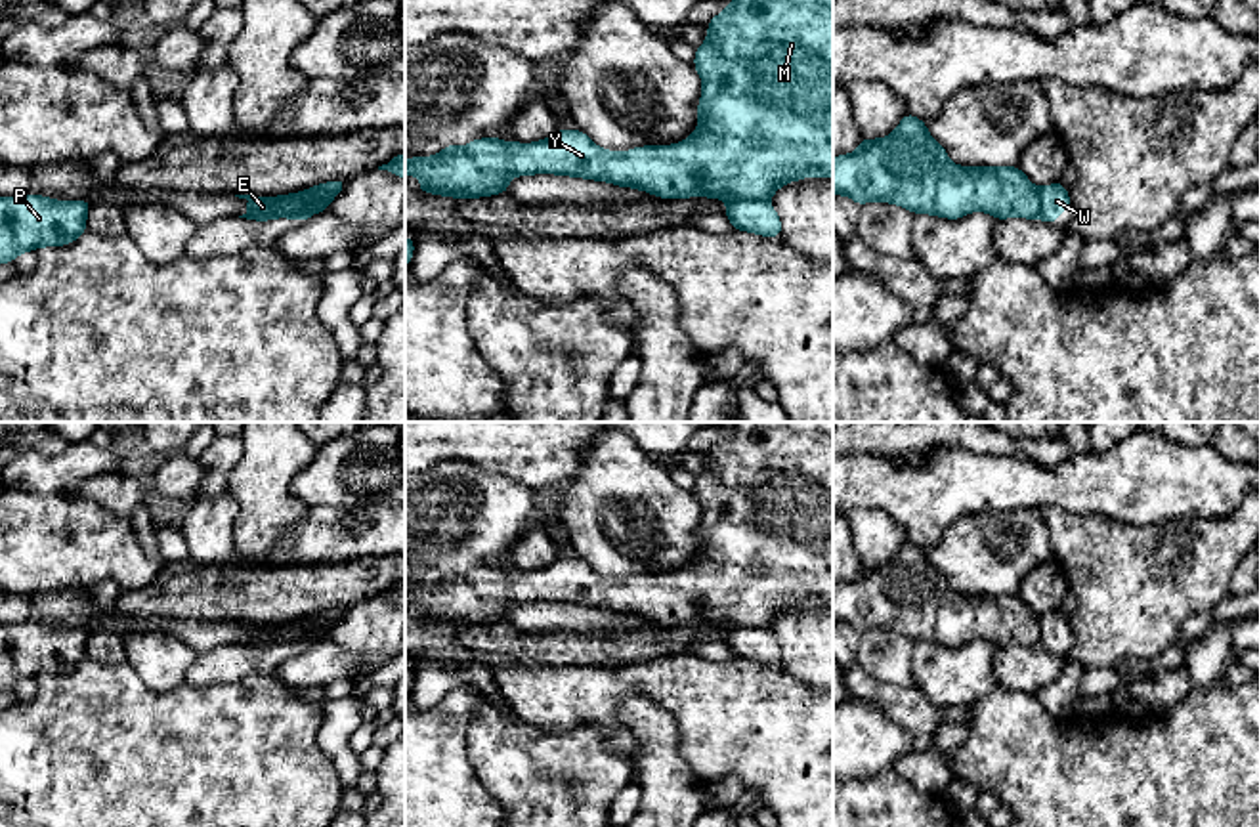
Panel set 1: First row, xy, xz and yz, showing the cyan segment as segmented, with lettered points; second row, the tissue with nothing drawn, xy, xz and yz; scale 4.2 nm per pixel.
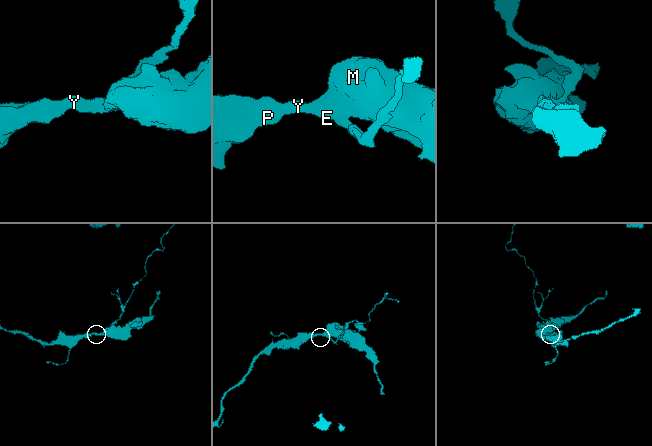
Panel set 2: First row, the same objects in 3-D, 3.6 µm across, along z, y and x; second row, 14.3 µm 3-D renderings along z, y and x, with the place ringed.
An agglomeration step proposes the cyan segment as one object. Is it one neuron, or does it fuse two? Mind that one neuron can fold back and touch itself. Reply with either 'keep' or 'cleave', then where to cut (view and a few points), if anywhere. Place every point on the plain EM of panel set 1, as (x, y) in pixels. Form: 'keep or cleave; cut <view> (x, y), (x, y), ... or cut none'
cleave; cut xz (767, 627), (734, 627), (730, 631)

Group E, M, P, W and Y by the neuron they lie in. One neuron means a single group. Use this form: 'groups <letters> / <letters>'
groups E M P Y / W

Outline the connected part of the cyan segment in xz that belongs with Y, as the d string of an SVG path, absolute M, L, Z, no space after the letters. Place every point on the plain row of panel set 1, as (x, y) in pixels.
M734 422L734 430L707 451L709 464L695 477L694 495L703 508L701 529L697 531L699 554L694 562L676 573L634 575L625 581L613 581L592 571L581 558L558 558L554 563L537 571L506 571L501 565L481 565L468 573L445 573L436 584L413 584L405 588L405 605L416 602L422 611L416 619L457 626L478 626L497 621L508 621L512 604L558 602L596 609L611 609L619 615L634 615L661 626L711 625L722 628L768 628L783 611L800 605L823 604L833 605L833 422Z

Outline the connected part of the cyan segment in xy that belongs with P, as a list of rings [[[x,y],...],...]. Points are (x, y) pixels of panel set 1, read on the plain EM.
[[[42,623],[0,625],[0,691],[40,674],[76,668],[88,655],[92,628],[52,628]]]

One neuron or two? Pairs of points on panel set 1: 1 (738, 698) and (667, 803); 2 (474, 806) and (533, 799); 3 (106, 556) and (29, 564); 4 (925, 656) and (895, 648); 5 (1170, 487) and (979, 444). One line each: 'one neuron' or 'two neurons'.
1: two neurons
2: two neurons
3: one neuron
4: two neurons
5: two neurons

